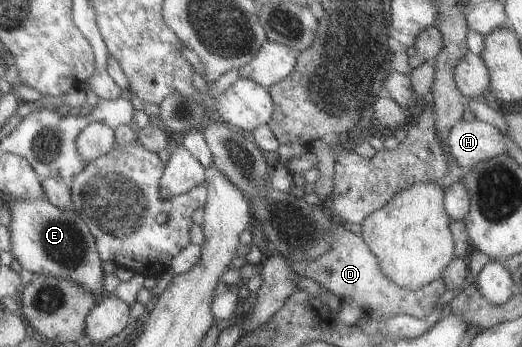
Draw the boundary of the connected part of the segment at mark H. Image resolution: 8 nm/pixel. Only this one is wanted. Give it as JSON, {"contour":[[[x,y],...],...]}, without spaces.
{"contour":[[[476,119],[461,120],[448,131],[443,148],[454,158],[458,167],[466,171],[480,164],[480,161],[506,154],[504,140],[505,136],[492,124]]]}

